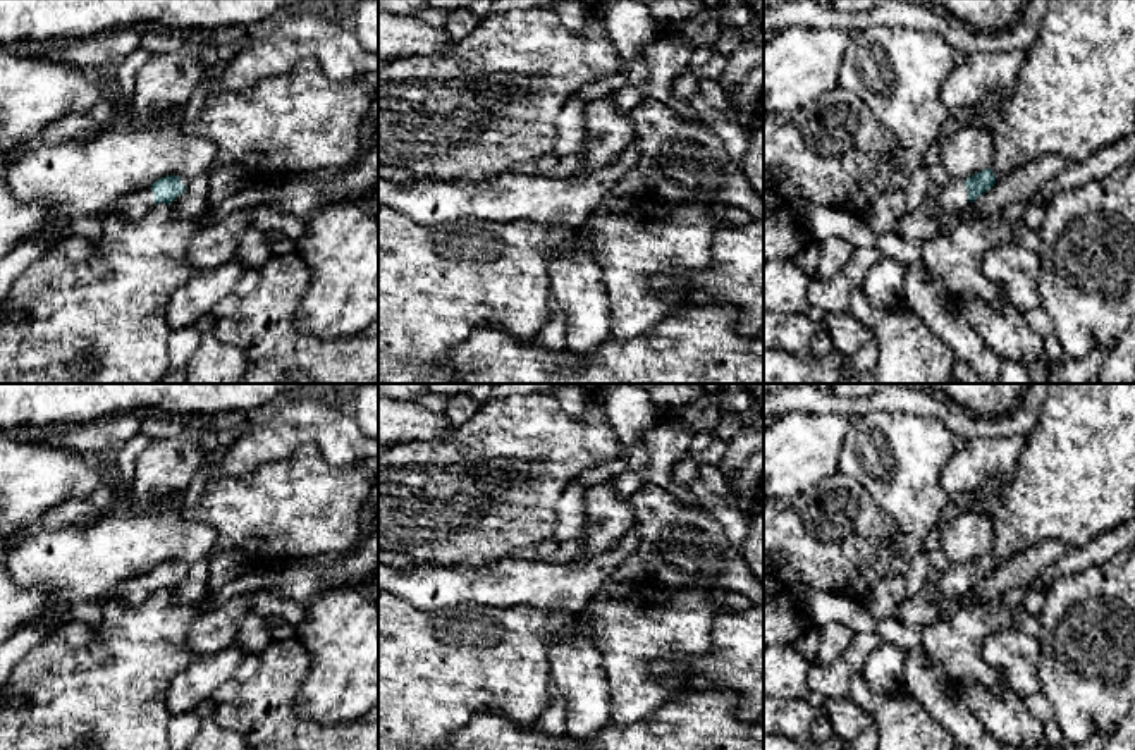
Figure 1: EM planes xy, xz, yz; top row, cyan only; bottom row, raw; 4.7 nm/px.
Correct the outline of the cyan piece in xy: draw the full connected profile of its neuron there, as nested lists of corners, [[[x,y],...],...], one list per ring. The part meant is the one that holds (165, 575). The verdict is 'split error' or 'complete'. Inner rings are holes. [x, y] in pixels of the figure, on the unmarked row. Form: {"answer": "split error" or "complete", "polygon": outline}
{"answer": "split error", "polygon": [[[187,561],[162,562],[144,576],[120,583],[115,590],[101,595],[100,599],[74,602],[71,606],[71,621],[81,621],[95,628],[101,621],[101,607],[108,597],[114,597],[124,604],[141,604],[153,590],[170,590],[186,576],[187,569]]]}

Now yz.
{"answer": "split error", "polygon": [[[1049,384],[1037,423],[1027,435],[1004,501],[991,513],[996,544],[972,562],[932,569],[925,583],[963,593],[999,562],[1044,540],[1082,549],[1097,535],[1135,518],[1135,384]]]}

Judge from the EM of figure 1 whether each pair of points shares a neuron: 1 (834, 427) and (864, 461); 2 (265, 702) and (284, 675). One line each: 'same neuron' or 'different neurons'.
1: different neurons
2: same neuron

